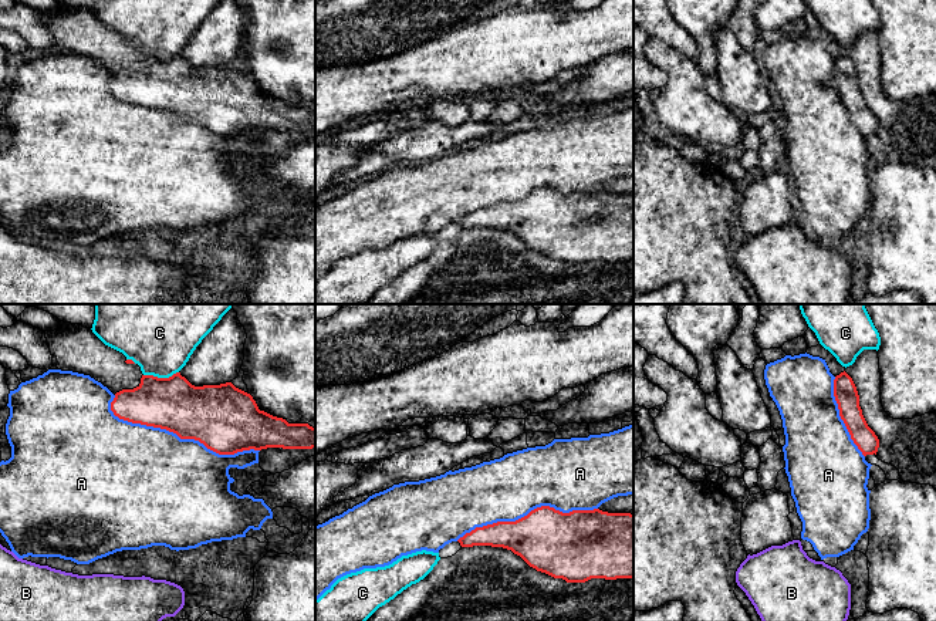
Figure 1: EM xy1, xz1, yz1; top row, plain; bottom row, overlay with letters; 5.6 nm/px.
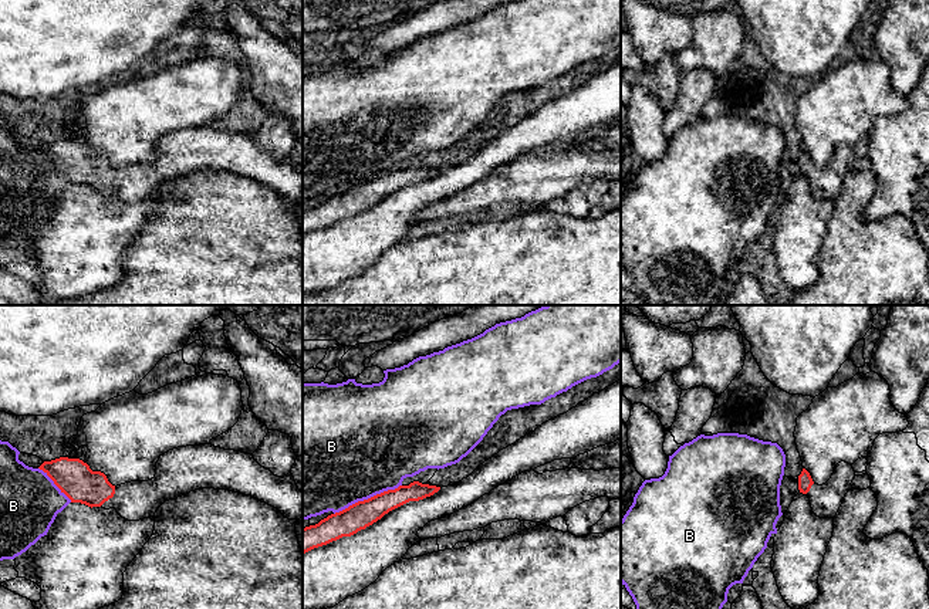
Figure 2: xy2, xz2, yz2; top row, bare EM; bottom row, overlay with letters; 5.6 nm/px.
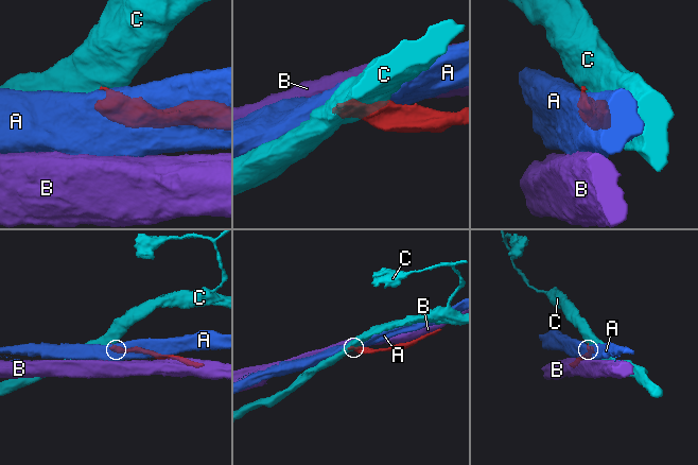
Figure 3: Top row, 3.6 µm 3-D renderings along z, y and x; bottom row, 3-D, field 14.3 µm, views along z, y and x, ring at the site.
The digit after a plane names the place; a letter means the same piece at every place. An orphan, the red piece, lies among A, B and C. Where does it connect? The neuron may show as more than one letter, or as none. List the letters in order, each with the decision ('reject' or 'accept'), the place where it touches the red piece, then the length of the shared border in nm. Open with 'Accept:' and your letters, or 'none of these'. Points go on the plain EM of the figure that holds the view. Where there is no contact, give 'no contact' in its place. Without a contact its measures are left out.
Accept: none of these
A: reject; contact xy1 (181, 120); length 900 nm
B: reject; contact xz2 (368, 180); length 420 nm
C: reject; contact xy1 (161, 60); length 200 nm

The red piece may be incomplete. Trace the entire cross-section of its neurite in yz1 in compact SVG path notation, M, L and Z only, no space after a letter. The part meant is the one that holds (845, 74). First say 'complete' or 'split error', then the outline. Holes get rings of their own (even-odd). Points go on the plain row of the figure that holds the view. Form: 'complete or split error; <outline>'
complete; M845 53L834 61L834 78L838 85L839 98L844 102L854 125L864 138L876 136L879 121L868 108L859 88L856 68Z

